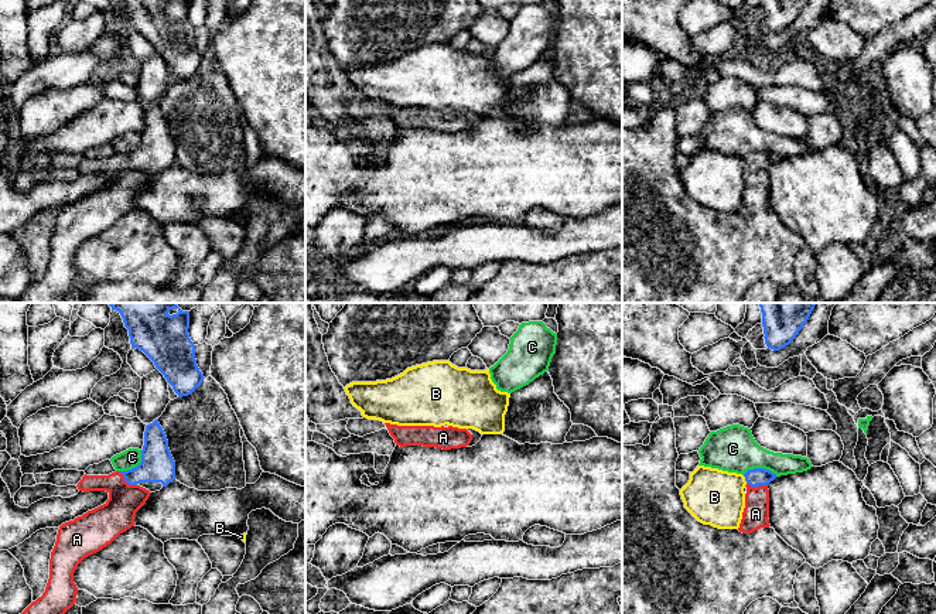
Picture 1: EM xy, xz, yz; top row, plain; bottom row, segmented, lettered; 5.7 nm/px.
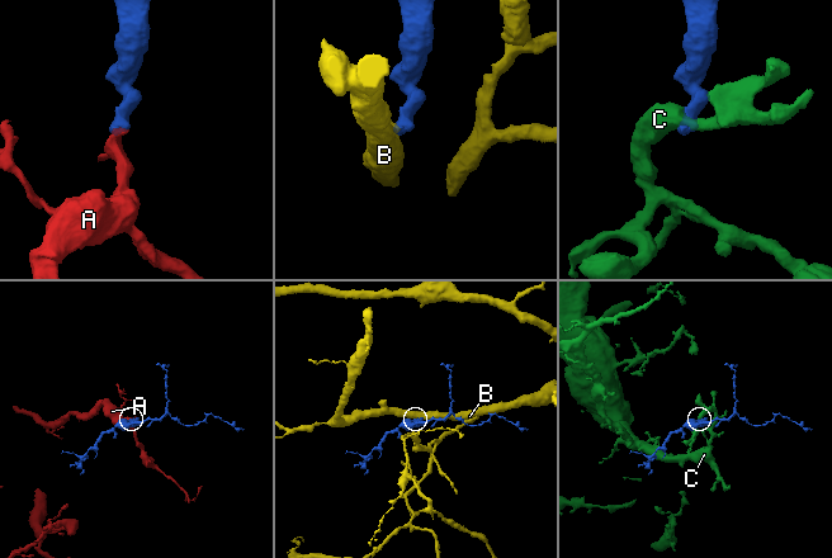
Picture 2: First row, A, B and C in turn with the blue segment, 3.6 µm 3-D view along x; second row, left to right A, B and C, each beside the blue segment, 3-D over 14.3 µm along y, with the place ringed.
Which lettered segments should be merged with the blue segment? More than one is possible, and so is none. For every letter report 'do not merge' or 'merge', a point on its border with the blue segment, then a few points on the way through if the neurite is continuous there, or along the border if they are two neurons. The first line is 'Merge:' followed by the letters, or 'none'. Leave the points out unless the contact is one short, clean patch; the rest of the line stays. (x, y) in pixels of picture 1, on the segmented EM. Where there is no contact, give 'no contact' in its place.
Merge: A
A: merge; contact xy (126, 481); way xy (157, 464), (126, 481), (123, 504), (108, 521)
B: do not merge; contact yz (745, 480); border yz (743, 476), (747, 483)
C: do not merge; contact yz (759, 468); border yz (743, 474), (754, 468), (768, 468), (776, 476)

